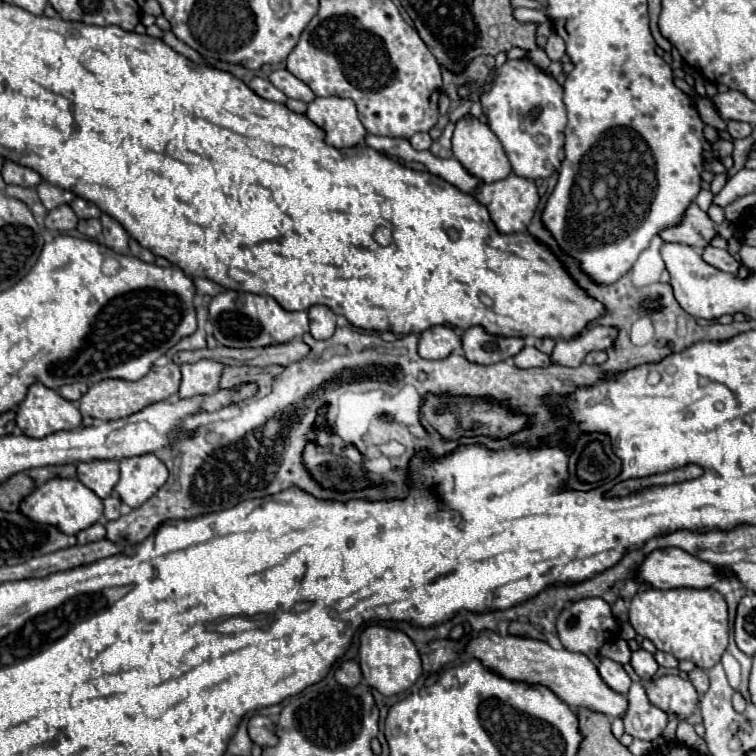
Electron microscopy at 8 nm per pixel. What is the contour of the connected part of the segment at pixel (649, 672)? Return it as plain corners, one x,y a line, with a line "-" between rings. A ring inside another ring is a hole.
638,648
638,650
632,652
630,664
632,664
632,668
636,670
636,674
642,680
650,680
656,674
656,670
658,670
658,664
656,664
654,656
650,652
646,652
644,648

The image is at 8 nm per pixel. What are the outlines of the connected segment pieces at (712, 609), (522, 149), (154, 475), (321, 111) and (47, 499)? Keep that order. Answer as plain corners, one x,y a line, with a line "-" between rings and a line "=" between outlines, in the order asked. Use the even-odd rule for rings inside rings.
650,588
638,592
630,600
630,624
658,650
678,660
692,660
704,670
718,664
728,646
728,606
724,596
714,588
=
506,60
500,68
492,68
490,74
490,88
488,90
474,90
470,84
458,88
460,98
474,98
480,102
484,114
488,116
490,130
498,136
504,146
504,152
512,164
514,174
536,180
548,178
560,168
560,160
564,158
564,128
566,128
566,106
562,102
564,88
544,70
534,66
530,60
=
142,454
120,460
120,480
114,492
130,508
140,508
168,480
168,470
156,454
=
314,98
308,104
306,116
326,132
326,144
334,148
356,146
366,136
366,130
358,120
356,104
350,98
=
52,478
40,484
38,488
34,488
20,502
20,512
28,520
34,520
38,524
56,526
64,534
78,534
80,530
90,528
92,524
98,522
98,518
102,516
102,510
104,510
102,500
90,488
80,484
80,480
76,478

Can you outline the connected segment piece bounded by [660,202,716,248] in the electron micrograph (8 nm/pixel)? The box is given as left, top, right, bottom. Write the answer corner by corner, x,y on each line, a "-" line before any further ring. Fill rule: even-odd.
694,202
686,208
680,224
664,228
660,232
660,238
666,242
680,242
696,248
704,248
714,236
716,236
716,230
712,220

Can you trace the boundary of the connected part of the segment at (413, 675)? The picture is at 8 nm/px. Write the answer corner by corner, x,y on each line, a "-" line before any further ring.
378,624
364,628
360,634
358,656
360,656
358,662
360,662
364,682
368,686
376,688
378,692
382,692
384,696
404,692
422,674
420,654
416,650
414,642
402,630
394,630
394,628
386,628
386,626
378,626

